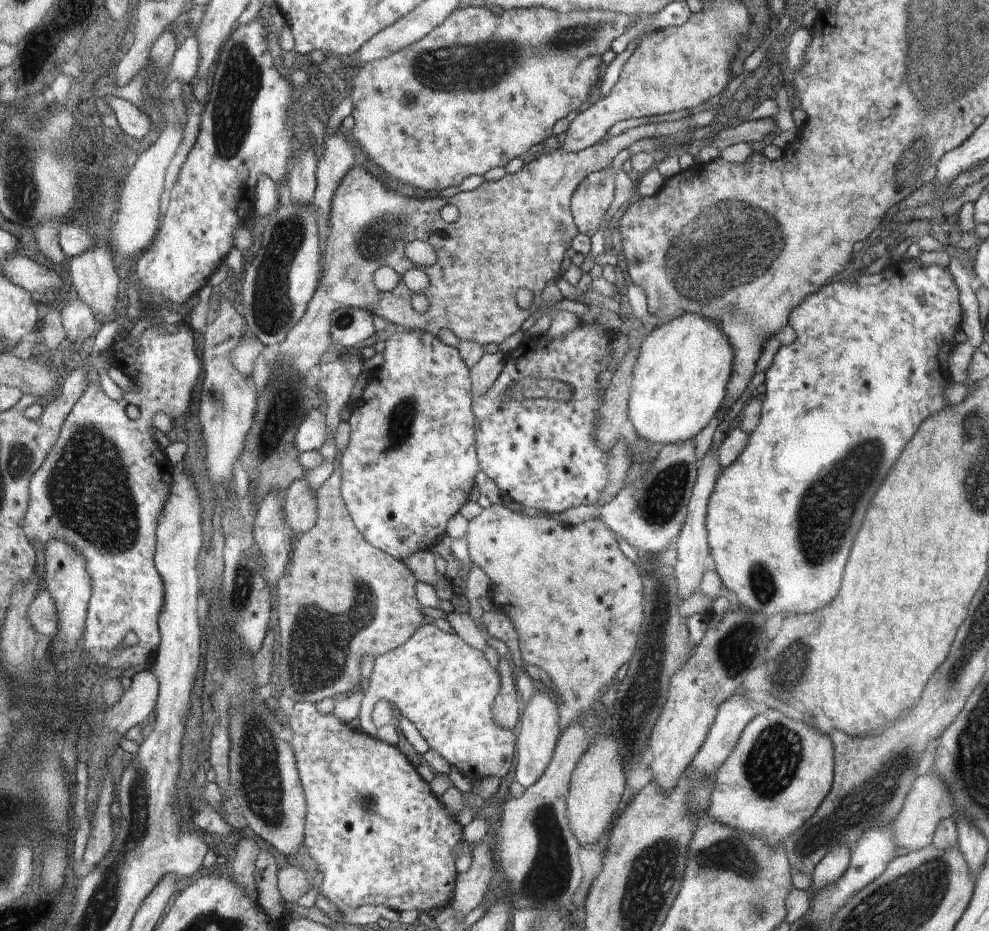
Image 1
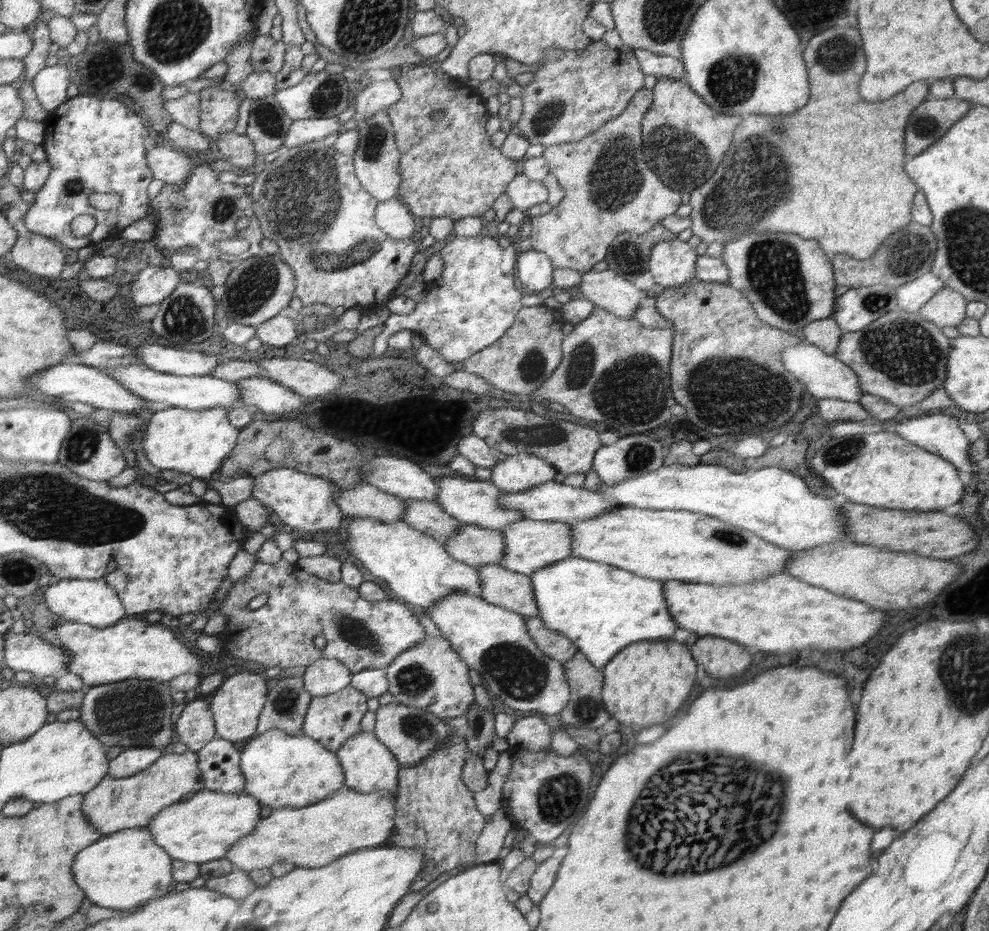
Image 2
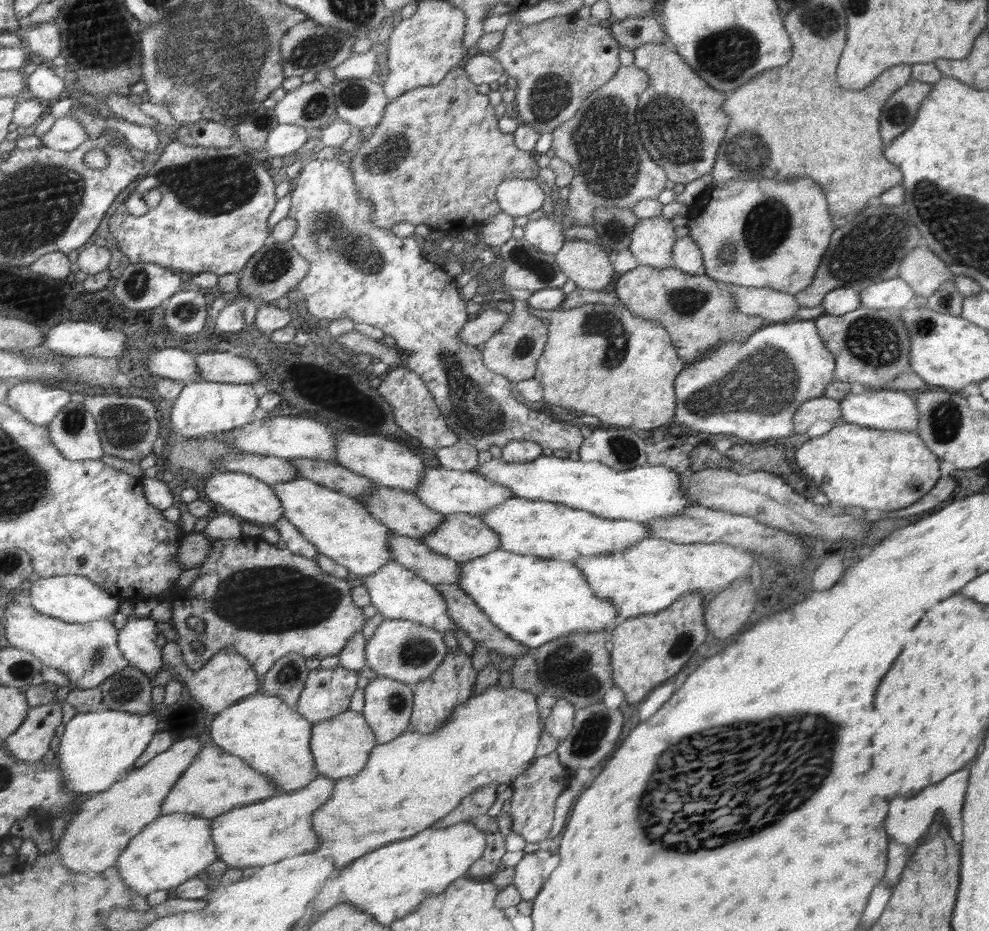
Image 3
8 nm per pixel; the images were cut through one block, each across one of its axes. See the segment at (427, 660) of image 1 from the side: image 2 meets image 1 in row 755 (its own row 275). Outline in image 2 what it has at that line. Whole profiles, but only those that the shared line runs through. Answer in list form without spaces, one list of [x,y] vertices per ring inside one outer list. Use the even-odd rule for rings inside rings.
[[[476,235],[471,237],[458,236],[441,250],[444,267],[438,280],[428,283],[428,293],[422,301],[416,303],[414,311],[408,315],[396,315],[385,321],[385,327],[379,334],[378,346],[386,346],[390,335],[408,329],[424,334],[428,346],[440,352],[446,362],[462,362],[472,355],[490,347],[506,334],[515,322],[517,312],[522,308],[522,294],[514,286],[514,274],[518,272],[516,262],[516,245],[500,248],[498,242],[490,236]]]

